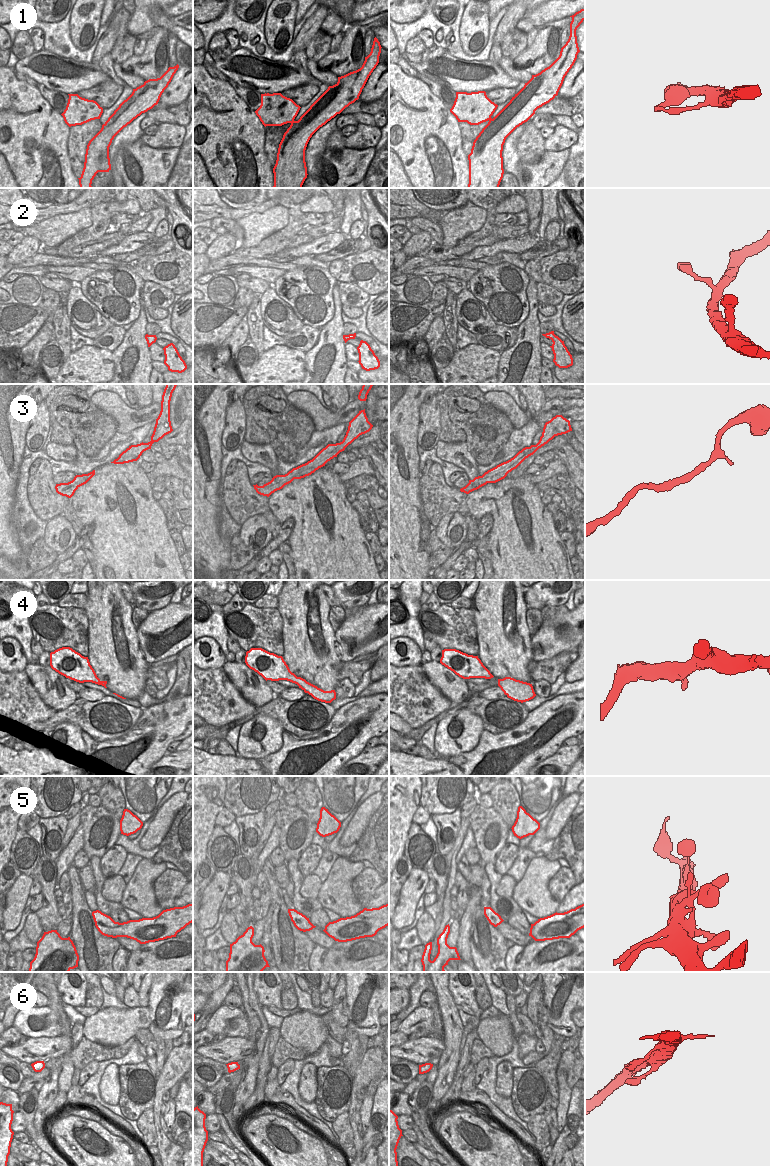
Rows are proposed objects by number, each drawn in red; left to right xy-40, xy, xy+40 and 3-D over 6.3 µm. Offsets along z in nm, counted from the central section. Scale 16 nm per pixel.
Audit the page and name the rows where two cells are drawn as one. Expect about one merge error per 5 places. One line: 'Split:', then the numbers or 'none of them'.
Split: none of them

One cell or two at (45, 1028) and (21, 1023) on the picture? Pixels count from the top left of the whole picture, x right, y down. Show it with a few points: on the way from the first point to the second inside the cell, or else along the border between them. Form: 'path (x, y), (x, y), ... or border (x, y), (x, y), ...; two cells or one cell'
path (39, 1025), (29, 1025), (27, 1023); one cell

